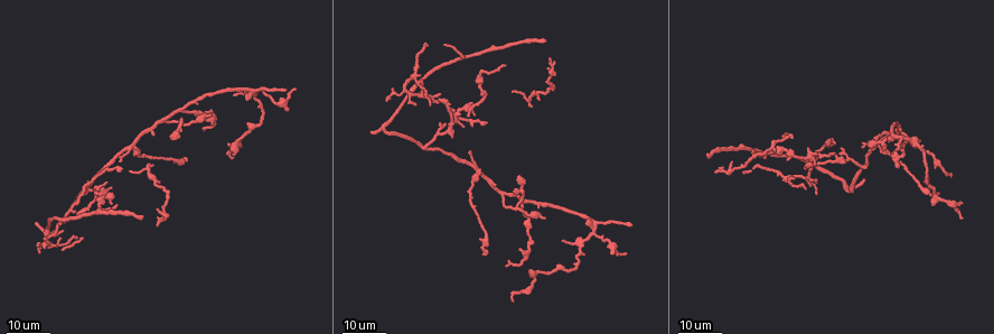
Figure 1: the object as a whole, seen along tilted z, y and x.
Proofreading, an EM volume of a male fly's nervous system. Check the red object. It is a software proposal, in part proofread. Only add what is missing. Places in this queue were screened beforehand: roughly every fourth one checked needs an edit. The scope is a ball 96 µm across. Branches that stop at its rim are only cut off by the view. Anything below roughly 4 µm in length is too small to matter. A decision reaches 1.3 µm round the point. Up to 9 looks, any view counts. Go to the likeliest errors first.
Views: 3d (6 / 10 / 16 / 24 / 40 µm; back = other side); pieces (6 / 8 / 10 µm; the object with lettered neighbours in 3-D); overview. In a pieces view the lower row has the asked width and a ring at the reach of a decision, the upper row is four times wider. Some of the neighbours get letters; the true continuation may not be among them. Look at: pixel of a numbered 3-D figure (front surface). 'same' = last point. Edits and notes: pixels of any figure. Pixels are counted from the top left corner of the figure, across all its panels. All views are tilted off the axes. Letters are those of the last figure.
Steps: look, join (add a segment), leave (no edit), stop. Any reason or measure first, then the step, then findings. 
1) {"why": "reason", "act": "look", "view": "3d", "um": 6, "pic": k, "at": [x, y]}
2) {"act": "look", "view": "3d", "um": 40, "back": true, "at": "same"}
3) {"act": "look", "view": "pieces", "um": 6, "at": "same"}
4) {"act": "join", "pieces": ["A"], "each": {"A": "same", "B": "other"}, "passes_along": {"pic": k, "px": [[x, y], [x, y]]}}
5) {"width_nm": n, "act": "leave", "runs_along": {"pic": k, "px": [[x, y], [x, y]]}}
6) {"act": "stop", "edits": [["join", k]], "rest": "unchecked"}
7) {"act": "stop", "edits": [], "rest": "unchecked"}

{"why": "free end", "act": "look", "view": "3d", "um": 24, "pic": 1, "at": [630, 225]}

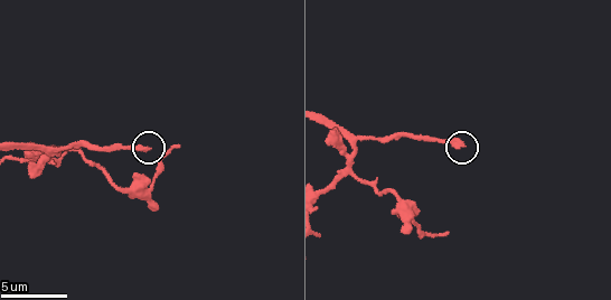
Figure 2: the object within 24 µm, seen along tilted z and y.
{"act": "look", "view": "pieces", "um": 10, "pic": 2, "at": [462, 144]}

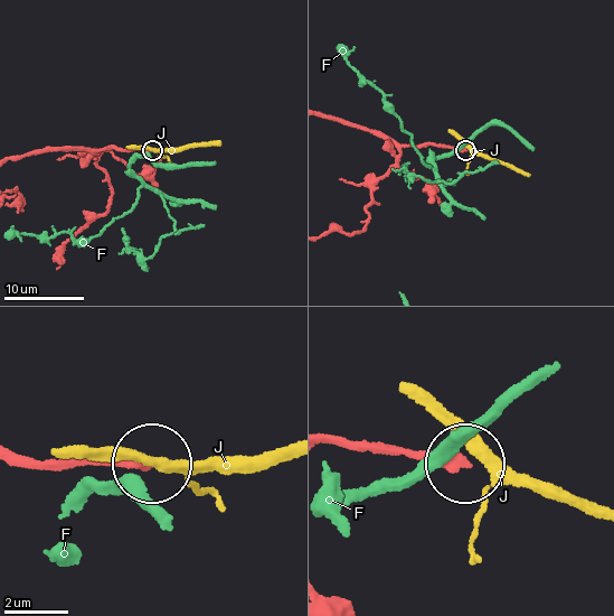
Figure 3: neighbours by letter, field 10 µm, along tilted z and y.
{"act": "leave", "each": {"F": "other", "J": "other"}, "runs_along": {"pic": 3, "px": [[327, 445], [463, 460]]}, "found": "no lettered segment goes on from it"}

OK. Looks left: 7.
{"why": "branch stops here", "act": "look", "view": "3d", "um": 16, "pic": 1, "at": [62, 232]}

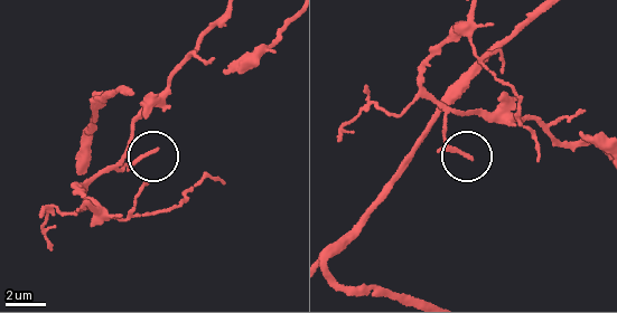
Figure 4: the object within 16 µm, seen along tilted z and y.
{"act": "look", "view": "pieces", "um": 10, "pic": 4, "at": [152, 149]}

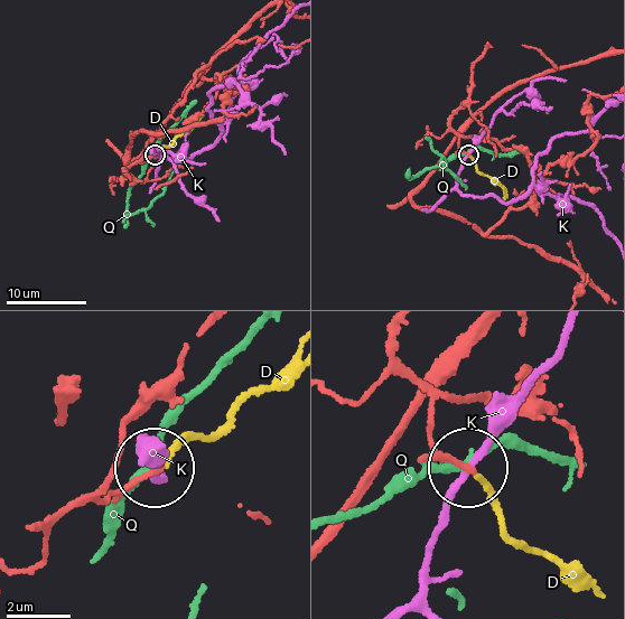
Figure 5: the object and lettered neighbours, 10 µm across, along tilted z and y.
{"width_nm": 160, "act": "join", "pieces": ["D"], "each": {"D": "same", "K": "other", "Q": "other"}, "passes_along": {"pic": 5, "px": [[463, 138], [459, 149], [478, 171], [502, 187], [504, 199]]}, "found": "it goes on there"}

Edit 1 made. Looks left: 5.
{"act": "look", "view": "overview"}

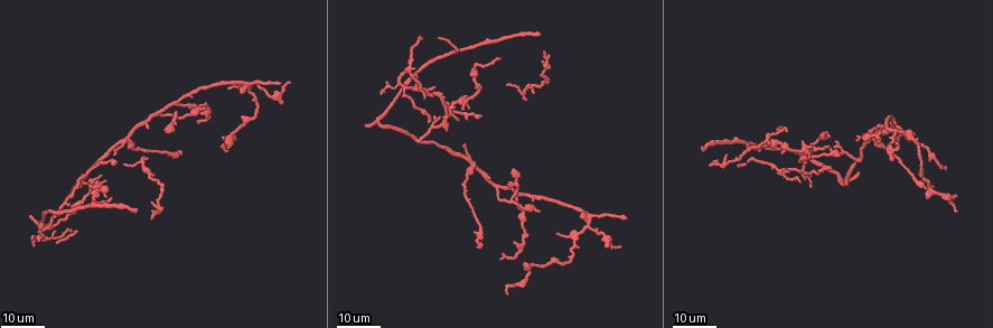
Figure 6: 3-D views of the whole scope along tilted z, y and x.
{"why": "an open end", "act": "look", "view": "3d", "um": 16, "pic": 6, "at": [859, 174]}

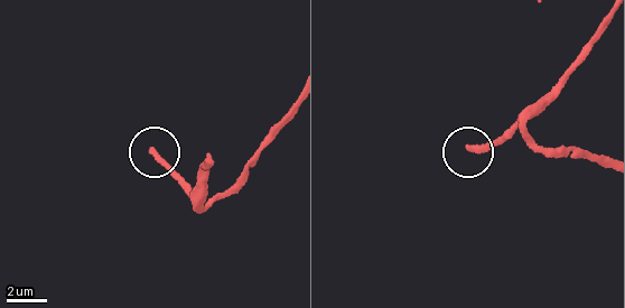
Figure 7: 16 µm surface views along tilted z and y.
{"act": "look", "view": "pieces", "um": 10, "pic": 7, "at": [154, 150]}

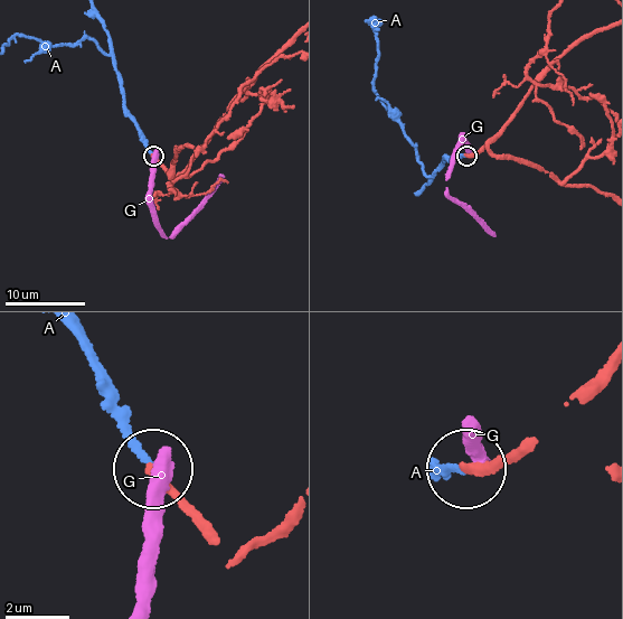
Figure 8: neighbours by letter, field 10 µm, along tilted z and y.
{"act": "join", "pieces": ["A"], "each": {"A": "same", "G": "other"}, "passes_along": {"pic": 8, "px": [[206, 533], [130, 446], [71, 333]]}, "found": "the neuron continues"}

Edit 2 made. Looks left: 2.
{"why": "free end", "act": "look", "view": "pieces", "um": 6, "pic": 2, "at": [332, 135]}

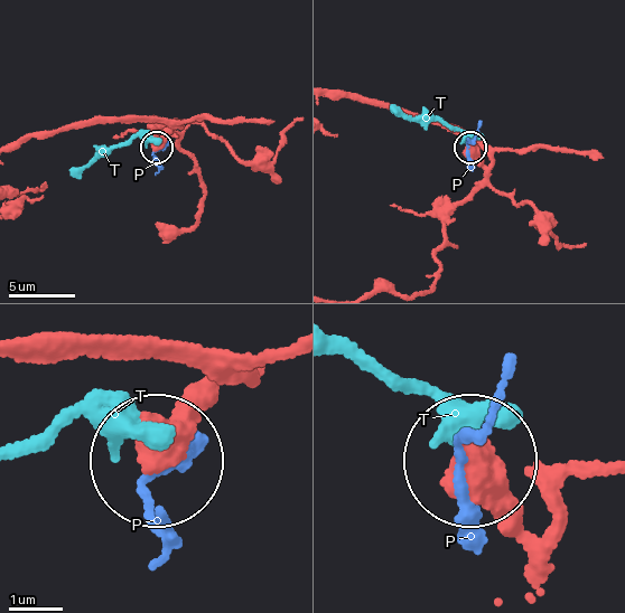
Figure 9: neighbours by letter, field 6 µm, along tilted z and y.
{"act": "leave", "each": {"P": "other", "T": "other"}, "runs_along": {"pic": 9, "px": [[537, 478], [535, 491], [512, 493], [474, 468]]}, "found": "none of them fits"}

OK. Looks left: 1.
{"act": "stop", "edits": [["join", 5], ["join", 8]], "rest": "unchecked"}

